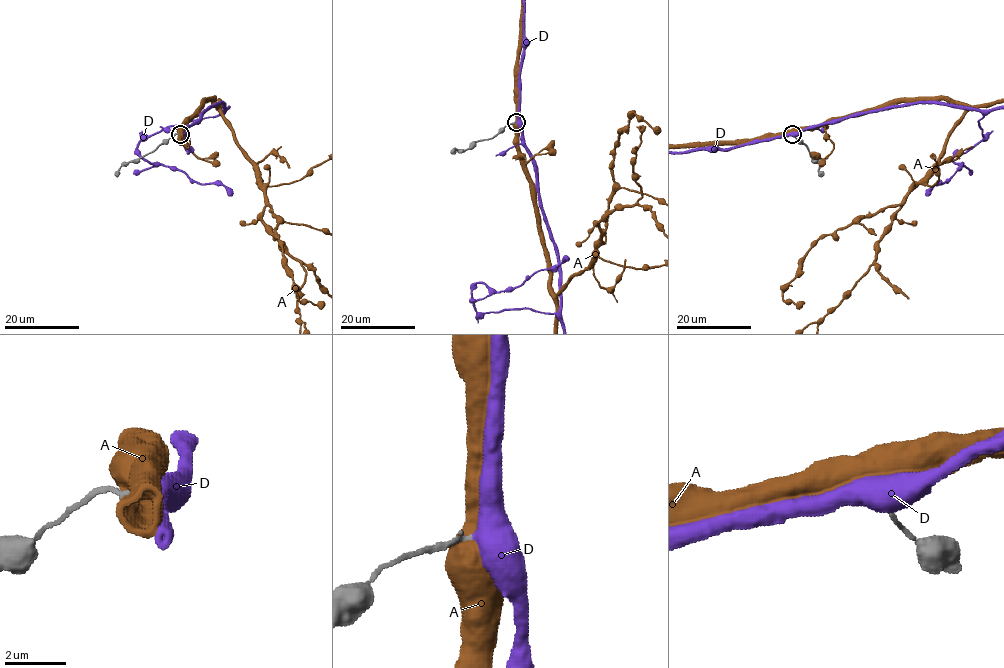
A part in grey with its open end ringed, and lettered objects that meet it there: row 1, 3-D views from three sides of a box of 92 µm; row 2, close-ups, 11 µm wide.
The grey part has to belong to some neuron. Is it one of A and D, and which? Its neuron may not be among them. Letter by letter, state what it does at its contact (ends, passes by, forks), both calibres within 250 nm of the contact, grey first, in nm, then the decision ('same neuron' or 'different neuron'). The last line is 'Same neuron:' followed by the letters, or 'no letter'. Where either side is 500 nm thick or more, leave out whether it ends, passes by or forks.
A: 170/750 nm | different neuron
D: 130/650 nm | same neuron
Same neuron: D

